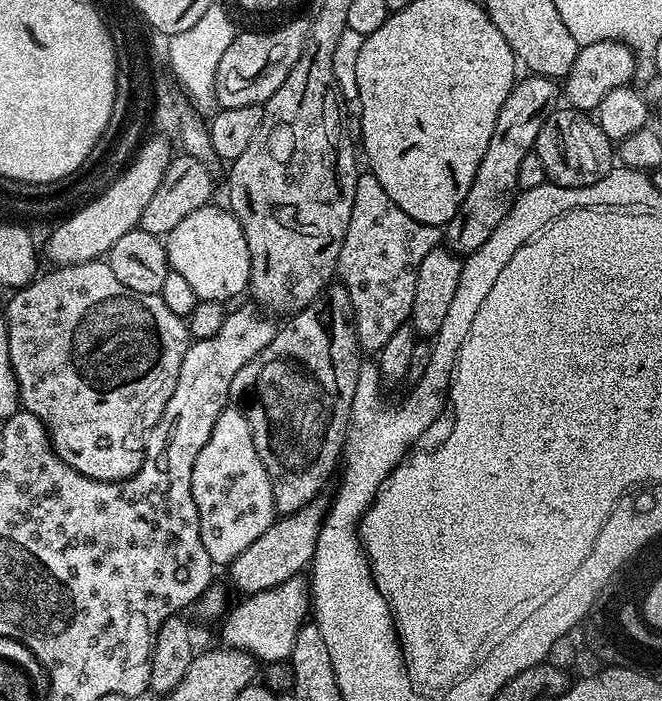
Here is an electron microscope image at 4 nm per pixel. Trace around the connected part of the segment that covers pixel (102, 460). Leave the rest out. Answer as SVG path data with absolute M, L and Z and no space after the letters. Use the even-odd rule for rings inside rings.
M103 259L91 260L85 264L65 264L56 266L48 272L37 275L31 283L15 289L8 300L8 309L2 312L8 331L8 353L10 366L14 370L16 385L20 391L20 402L23 411L34 414L43 422L48 436L52 439L52 448L78 474L86 474L86 478L95 480L125 480L139 470L144 461L144 451L148 445L148 435L158 422L162 410L166 410L166 402L170 402L170 394L174 394L174 386L178 382L178 370L182 370L182 358L186 358L186 350L190 343L188 325L185 317L174 314L166 302L158 294L138 294L130 290L130 286L122 286L118 278L114 278L114 270Z

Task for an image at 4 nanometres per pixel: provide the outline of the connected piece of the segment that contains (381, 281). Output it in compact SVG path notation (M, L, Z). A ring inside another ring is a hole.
M371 170L357 175L354 210L350 210L350 226L346 226L346 238L338 254L336 276L342 281L352 303L352 323L356 326L356 340L361 353L379 354L382 346L386 346L386 341L394 335L394 330L409 323L414 306L414 282L418 282L418 266L422 266L422 258L426 258L426 254L430 254L441 240L441 229L410 218L410 214L406 214L406 210L402 210L390 194L386 194L382 182L374 178Z

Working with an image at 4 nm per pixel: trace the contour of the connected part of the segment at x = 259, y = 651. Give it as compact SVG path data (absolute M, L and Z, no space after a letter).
M303 575L295 576L270 590L245 595L241 600L244 601L223 617L219 643L249 652L264 664L288 660L294 650L294 638L310 616L309 581Z

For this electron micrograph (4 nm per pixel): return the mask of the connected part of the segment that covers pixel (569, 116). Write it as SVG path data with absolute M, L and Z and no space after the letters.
M571 106L557 107L550 118L542 122L542 130L538 130L534 150L538 158L542 158L542 166L546 166L548 180L559 188L585 188L597 184L614 168L613 141L602 134L600 125L591 115L577 112Z

